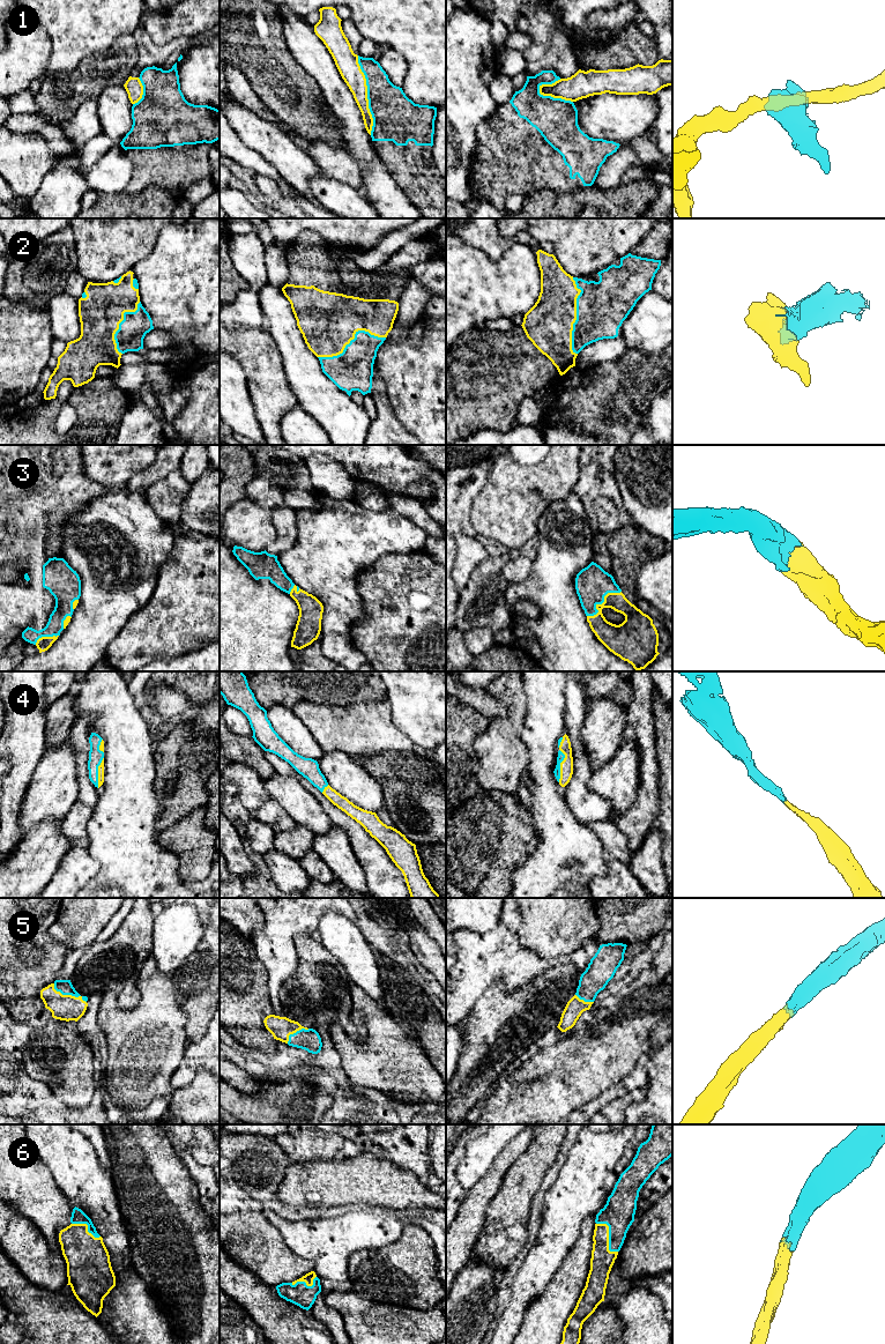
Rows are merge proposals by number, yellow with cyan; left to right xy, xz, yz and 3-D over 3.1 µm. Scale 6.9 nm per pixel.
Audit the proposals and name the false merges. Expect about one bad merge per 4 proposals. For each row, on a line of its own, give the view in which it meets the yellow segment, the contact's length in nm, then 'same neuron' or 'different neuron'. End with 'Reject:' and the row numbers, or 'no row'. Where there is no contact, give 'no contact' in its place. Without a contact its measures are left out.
1: meets yellow in xz; contact 550 nm long; different neuron
2: meets yellow in yz; contact 550 nm long; same neuron
3: meets yellow in yz; contact 300 nm long; same neuron
4: meets yellow in yz; contact 240 nm long; same neuron
5: meets yellow in xy; contact 260 nm long; same neuron
6: meets yellow in yz; contact 260 nm long; same neuron
Reject: 1

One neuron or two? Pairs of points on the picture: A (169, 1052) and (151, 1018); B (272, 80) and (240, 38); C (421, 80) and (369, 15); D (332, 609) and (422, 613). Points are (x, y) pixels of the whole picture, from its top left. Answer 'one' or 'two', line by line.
A: one
B: one
C: one
D: two

